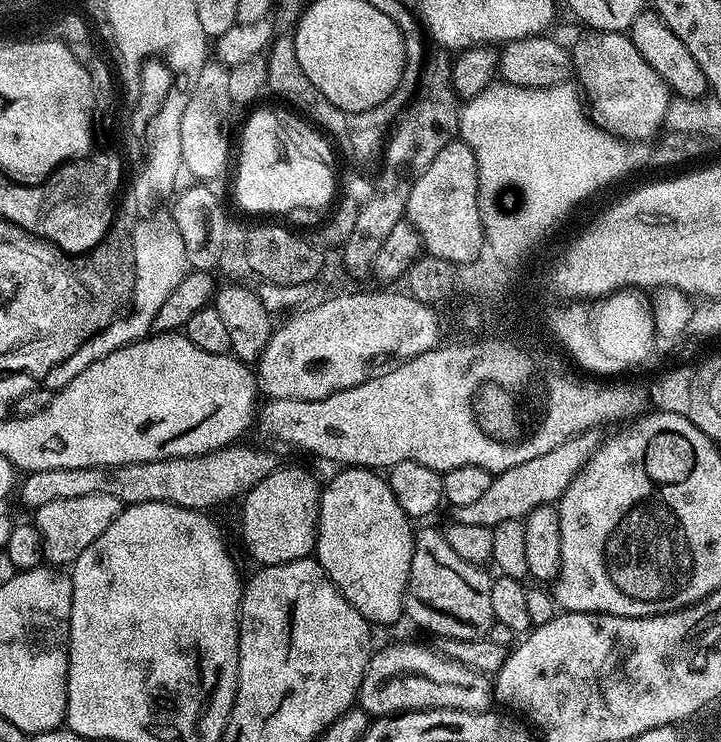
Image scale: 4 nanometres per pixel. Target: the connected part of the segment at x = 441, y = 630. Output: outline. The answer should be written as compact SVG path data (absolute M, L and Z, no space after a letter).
M424 528L415 533L408 588L404 591L404 610L420 628L433 632L436 638L449 640L482 640L494 623L490 606L493 573L487 567L458 558L446 543L443 531Z

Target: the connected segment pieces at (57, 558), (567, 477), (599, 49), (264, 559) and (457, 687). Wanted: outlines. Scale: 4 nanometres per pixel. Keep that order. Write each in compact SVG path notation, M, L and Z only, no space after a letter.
M85 494L83 498L58 498L58 502L46 502L46 506L35 509L34 523L42 542L43 559L52 566L72 565L78 554L82 554L82 550L86 550L86 546L90 546L90 542L94 542L94 538L98 538L98 534L102 534L114 518L118 518L121 507L120 500L114 498L114 494Z
M596 430L579 432L577 436L571 436L566 442L554 446L554 450L538 454L538 458L530 458L530 462L522 462L522 466L510 466L510 470L495 473L489 488L479 496L478 502L470 502L470 506L455 509L455 519L470 526L494 529L498 522L523 521L524 517L529 516L538 506L556 504L560 495L570 486L570 482L584 468L586 461L600 447L600 434Z
M622 32L587 33L576 45L571 45L572 70L575 83L586 101L586 111L589 120L621 142L628 140L648 140L660 127L665 127L670 101L670 89L661 76L656 73L654 66L638 54L631 35Z
M278 466L258 486L244 493L244 542L257 565L285 564L315 553L321 491L321 481L316 481L306 469Z
M392 644L381 652L380 649L373 651L366 666L366 674L362 674L358 706L369 717L383 718L401 712L423 712L426 708L457 708L463 712L483 712L493 700L494 684L485 673L475 672L456 660L449 660L439 651L431 652L418 644Z

